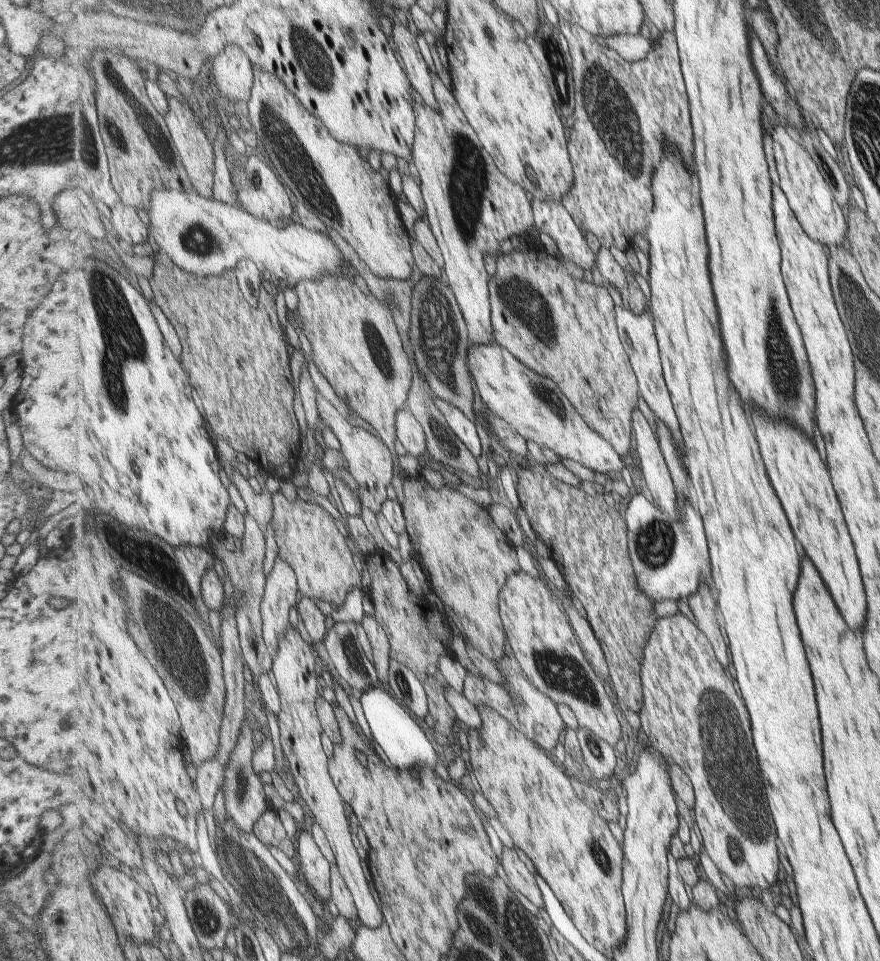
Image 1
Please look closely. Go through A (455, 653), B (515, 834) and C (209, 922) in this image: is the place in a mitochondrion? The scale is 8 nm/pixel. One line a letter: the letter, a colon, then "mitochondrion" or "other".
A: other
B: other
C: mitochondrion

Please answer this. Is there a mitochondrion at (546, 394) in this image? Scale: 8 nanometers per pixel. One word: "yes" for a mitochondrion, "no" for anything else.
yes

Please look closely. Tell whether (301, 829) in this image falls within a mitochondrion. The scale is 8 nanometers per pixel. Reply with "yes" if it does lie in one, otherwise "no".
no

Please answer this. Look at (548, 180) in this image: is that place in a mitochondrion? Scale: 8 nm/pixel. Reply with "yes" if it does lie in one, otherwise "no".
no

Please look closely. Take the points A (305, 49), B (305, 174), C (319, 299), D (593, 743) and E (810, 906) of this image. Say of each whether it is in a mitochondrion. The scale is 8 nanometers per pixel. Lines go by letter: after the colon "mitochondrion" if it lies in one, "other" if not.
A: mitochondrion
B: mitochondrion
C: other
D: other
E: other

